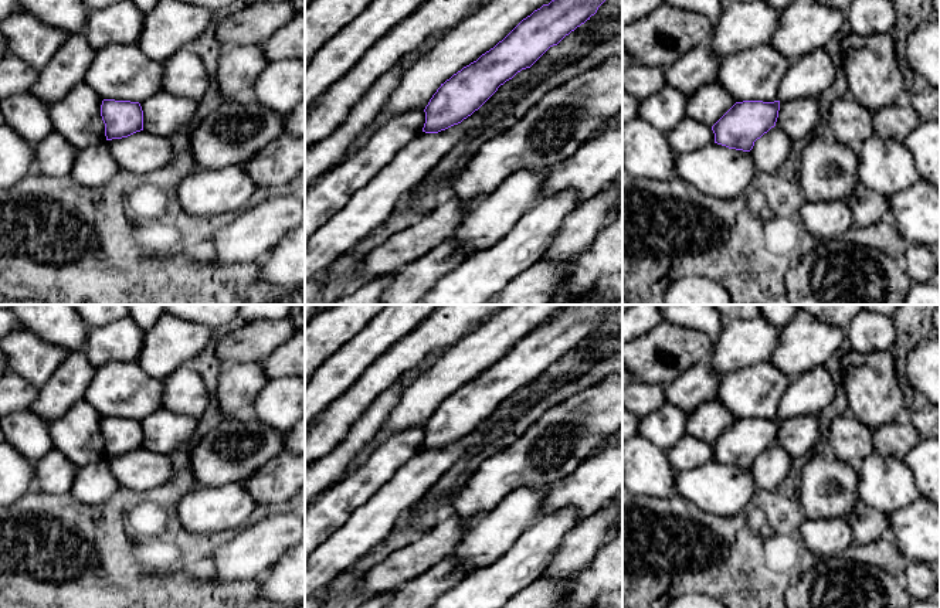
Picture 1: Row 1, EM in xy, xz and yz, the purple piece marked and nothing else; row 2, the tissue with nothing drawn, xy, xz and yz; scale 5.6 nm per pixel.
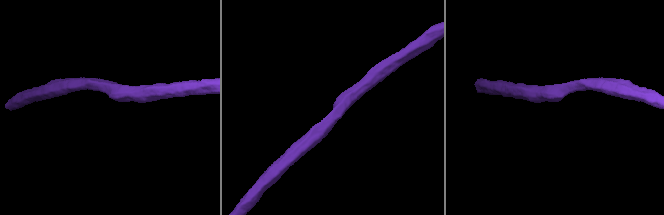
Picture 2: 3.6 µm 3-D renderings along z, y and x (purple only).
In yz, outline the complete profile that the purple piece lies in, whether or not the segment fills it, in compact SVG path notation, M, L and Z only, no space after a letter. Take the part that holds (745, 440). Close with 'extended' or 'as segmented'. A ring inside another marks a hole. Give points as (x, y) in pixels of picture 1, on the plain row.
M780 418L736 420L713 444L715 461L750 469L754 459L776 444Z; as segmented

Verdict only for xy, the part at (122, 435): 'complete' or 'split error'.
complete

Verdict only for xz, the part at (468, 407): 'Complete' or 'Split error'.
Complete

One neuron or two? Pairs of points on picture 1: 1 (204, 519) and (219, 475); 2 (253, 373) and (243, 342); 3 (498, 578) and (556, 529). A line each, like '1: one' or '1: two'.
1: two
2: two
3: one

